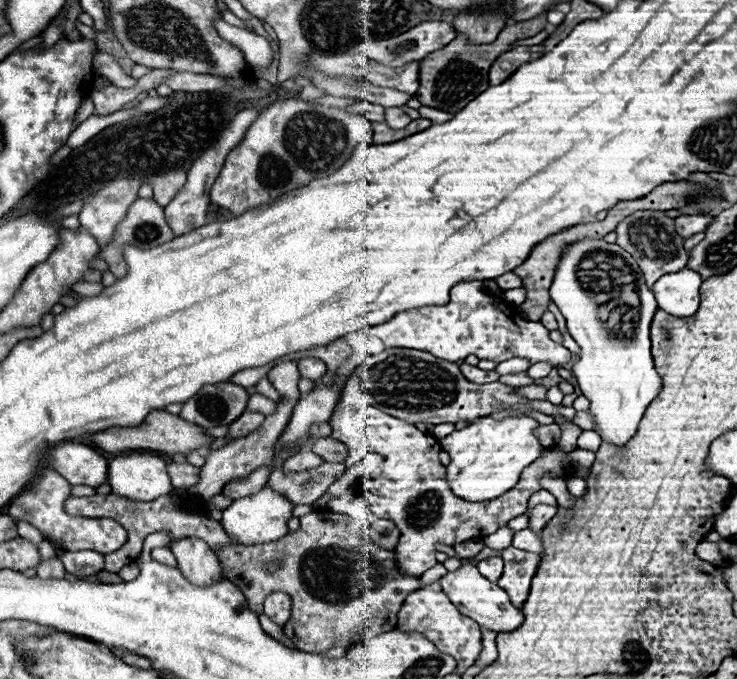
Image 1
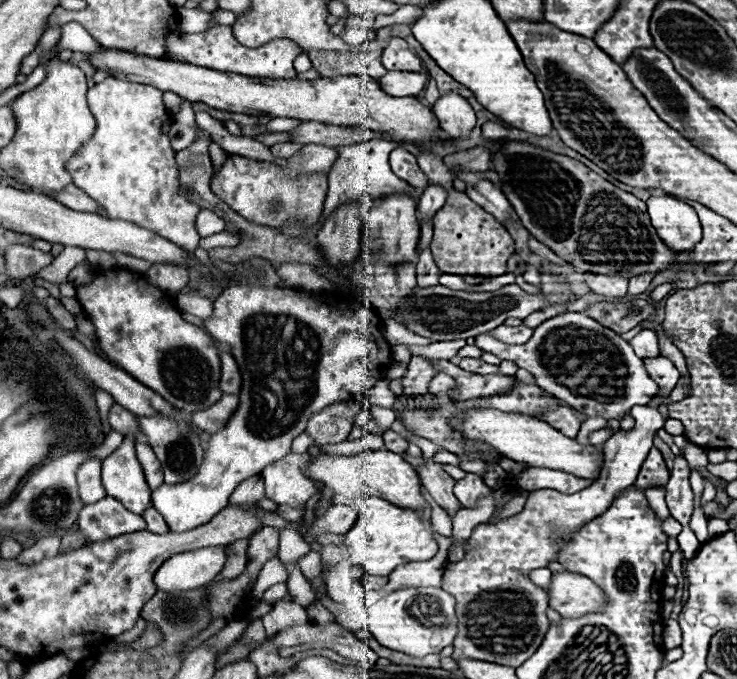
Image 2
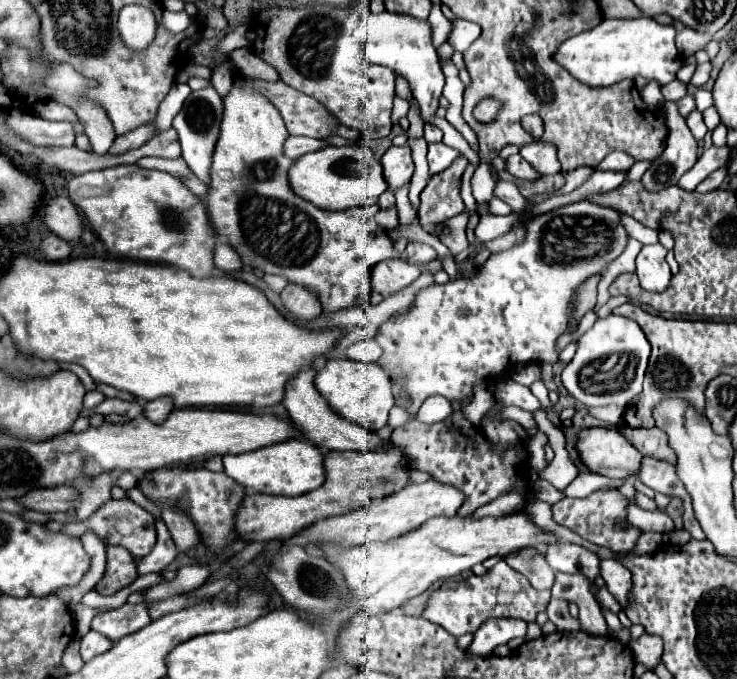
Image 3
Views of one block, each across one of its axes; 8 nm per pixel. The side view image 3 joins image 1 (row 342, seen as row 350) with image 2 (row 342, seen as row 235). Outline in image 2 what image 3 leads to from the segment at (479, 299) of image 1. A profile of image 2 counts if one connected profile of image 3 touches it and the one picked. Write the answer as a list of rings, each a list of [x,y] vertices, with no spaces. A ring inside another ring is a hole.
[[[564,312],[564,314],[558,314],[556,318],[550,318],[548,322],[542,322],[526,344],[512,346],[512,344],[504,344],[504,342],[496,340],[490,334],[478,334],[476,346],[482,352],[490,352],[490,354],[498,356],[500,360],[516,362],[520,368],[528,370],[536,378],[536,384],[540,388],[552,392],[556,398],[560,398],[568,406],[584,412],[586,416],[622,420],[634,406],[646,406],[660,390],[660,386],[656,386],[656,382],[644,370],[644,364],[634,354],[632,346],[624,338],[620,338],[616,332],[604,330],[604,326],[600,326],[598,322],[592,322],[592,318],[588,318],[588,314],[584,314],[584,312]]]

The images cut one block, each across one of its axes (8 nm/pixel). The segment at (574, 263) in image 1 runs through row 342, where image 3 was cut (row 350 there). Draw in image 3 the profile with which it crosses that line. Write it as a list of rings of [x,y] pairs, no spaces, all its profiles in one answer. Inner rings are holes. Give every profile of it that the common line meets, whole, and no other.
[[[610,314],[606,318],[598,318],[596,324],[578,340],[576,356],[562,370],[562,384],[568,390],[568,394],[574,396],[586,408],[608,406],[608,404],[616,404],[616,406],[624,408],[642,392],[642,380],[644,380],[646,366],[648,366],[648,358],[650,358],[650,342],[646,340],[640,326],[630,318]],[[610,354],[632,354],[632,356],[636,356],[642,362],[642,378],[634,378],[632,386],[624,386],[624,390],[616,390],[616,394],[612,394],[612,390],[608,390],[608,394],[592,394],[592,390],[584,390],[584,386],[580,386],[580,374],[584,374],[584,366],[592,366],[592,362],[604,362],[604,358],[608,358]]]

